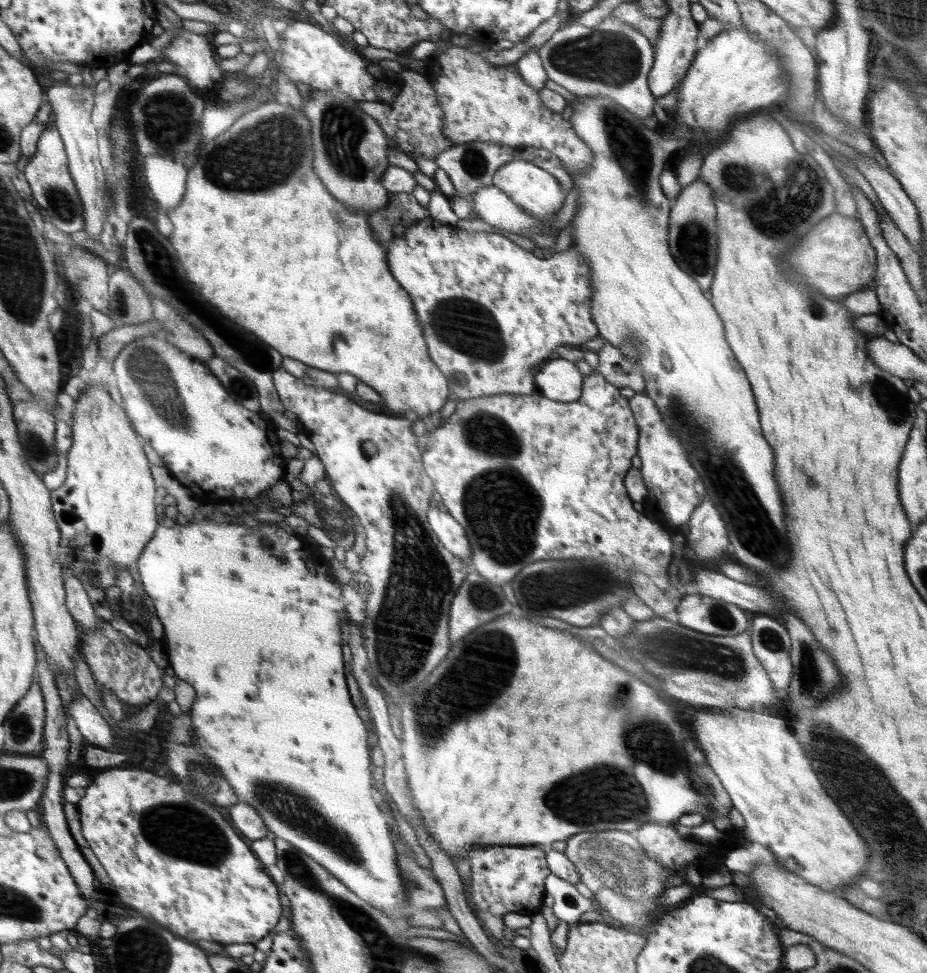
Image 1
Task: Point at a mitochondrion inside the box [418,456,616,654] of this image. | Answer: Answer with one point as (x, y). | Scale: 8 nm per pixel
(477, 592)

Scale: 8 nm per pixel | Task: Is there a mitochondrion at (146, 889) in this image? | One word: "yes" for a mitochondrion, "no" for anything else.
no

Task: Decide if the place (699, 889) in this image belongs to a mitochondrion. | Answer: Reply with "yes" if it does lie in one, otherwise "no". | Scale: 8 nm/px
no

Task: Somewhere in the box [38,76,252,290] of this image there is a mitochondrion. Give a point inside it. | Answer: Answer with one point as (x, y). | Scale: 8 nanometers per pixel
(167, 119)

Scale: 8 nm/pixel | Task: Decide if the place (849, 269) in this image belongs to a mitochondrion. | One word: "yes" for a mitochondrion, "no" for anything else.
no

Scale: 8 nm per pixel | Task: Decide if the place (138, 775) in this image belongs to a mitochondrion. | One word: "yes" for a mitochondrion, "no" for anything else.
no

